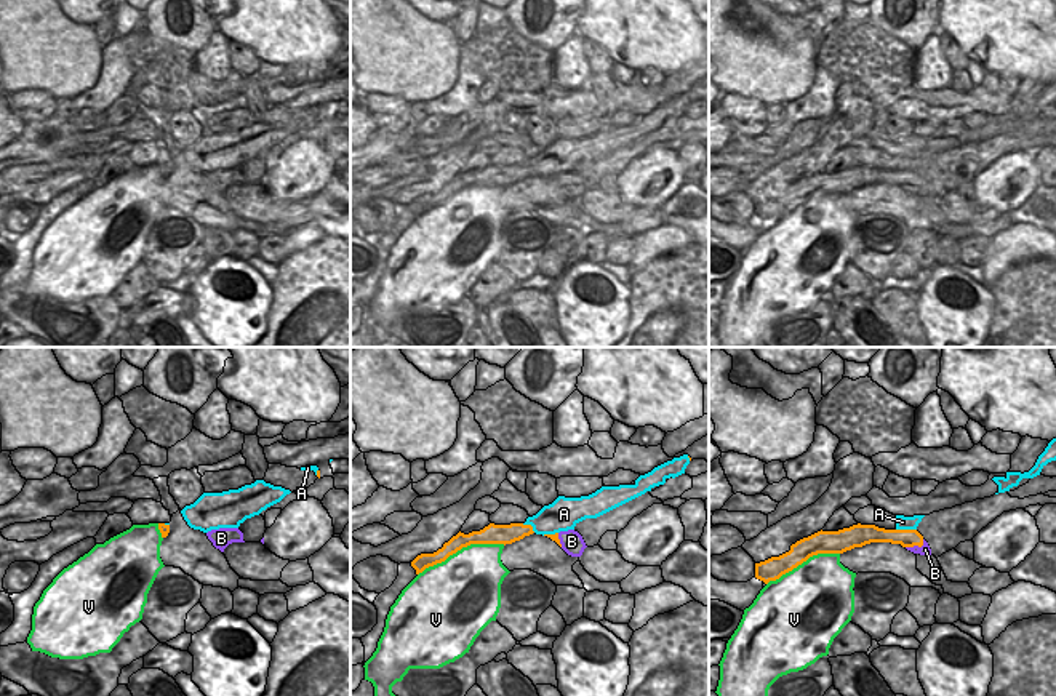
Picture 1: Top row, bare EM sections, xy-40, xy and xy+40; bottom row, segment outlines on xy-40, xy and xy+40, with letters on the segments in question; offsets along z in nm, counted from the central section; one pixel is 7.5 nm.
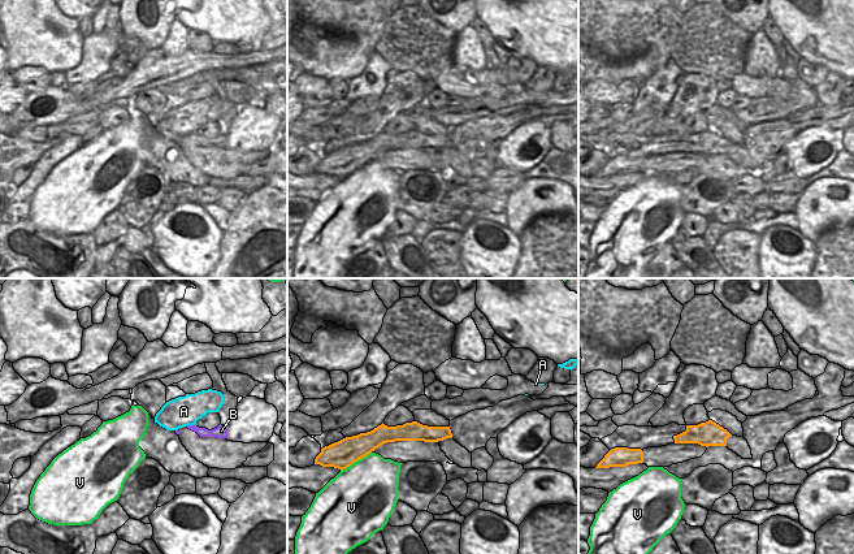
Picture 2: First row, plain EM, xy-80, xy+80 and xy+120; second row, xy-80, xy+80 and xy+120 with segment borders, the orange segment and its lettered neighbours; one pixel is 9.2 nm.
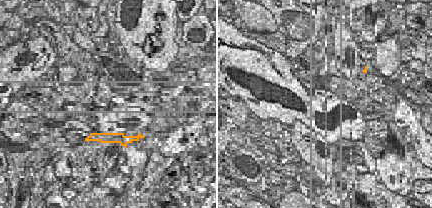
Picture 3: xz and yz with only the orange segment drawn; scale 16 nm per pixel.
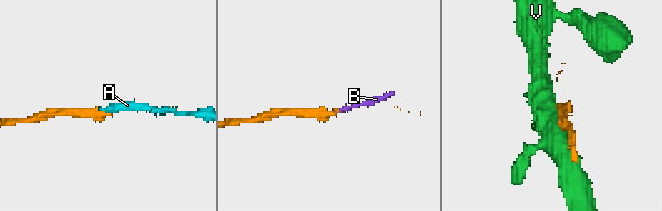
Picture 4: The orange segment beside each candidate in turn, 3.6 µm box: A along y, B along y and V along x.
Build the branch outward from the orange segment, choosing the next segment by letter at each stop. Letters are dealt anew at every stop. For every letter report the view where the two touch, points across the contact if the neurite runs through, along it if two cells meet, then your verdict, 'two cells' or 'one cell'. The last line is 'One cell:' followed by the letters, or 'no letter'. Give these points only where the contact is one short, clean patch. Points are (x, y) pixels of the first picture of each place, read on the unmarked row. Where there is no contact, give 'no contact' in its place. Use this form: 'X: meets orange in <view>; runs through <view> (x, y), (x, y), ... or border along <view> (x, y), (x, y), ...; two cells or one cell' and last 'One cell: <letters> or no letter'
A: meets orange in xy+40; one cell
B: meets orange in xy+40; border along xy+40 (924, 181), (920, 188), (906, 189); two cells
V: meets orange in xy; two cells
One cell: A

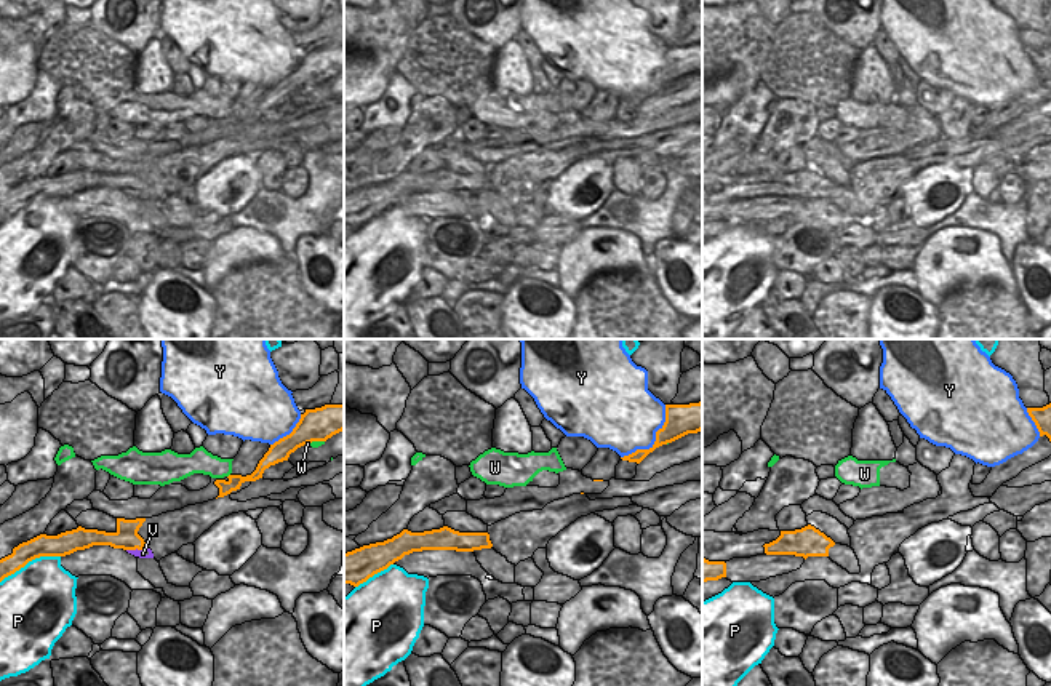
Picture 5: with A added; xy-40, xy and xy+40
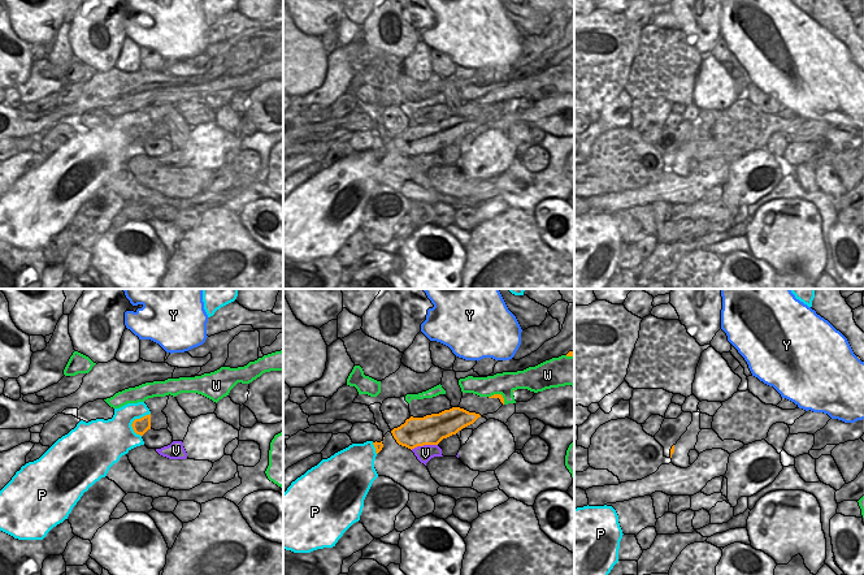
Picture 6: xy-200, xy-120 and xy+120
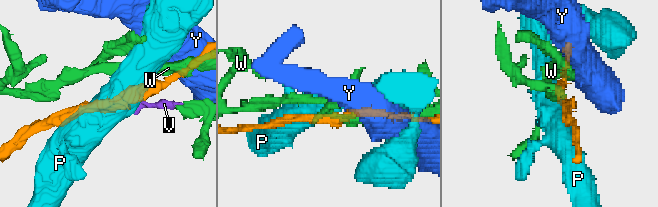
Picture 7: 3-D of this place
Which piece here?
P: meets orange in xy-40; two cells
V: meets orange in xy-40; border along xy-40 (144, 184), (141, 191), (127, 192); two cells
W: meets orange in xy-40; two cells
Y: meets orange in xy; two cells
One cell: no letter

